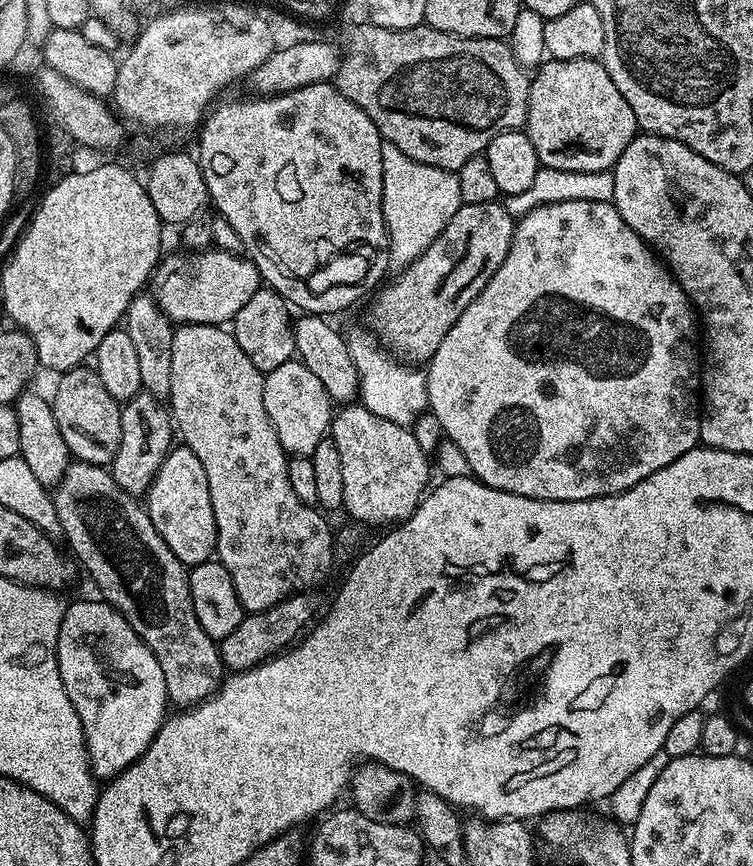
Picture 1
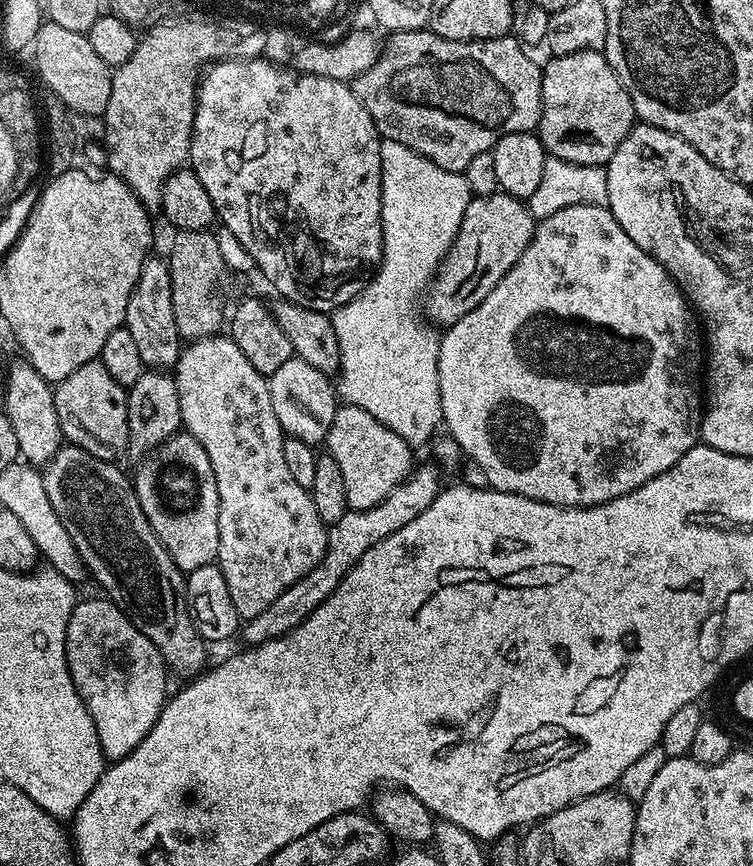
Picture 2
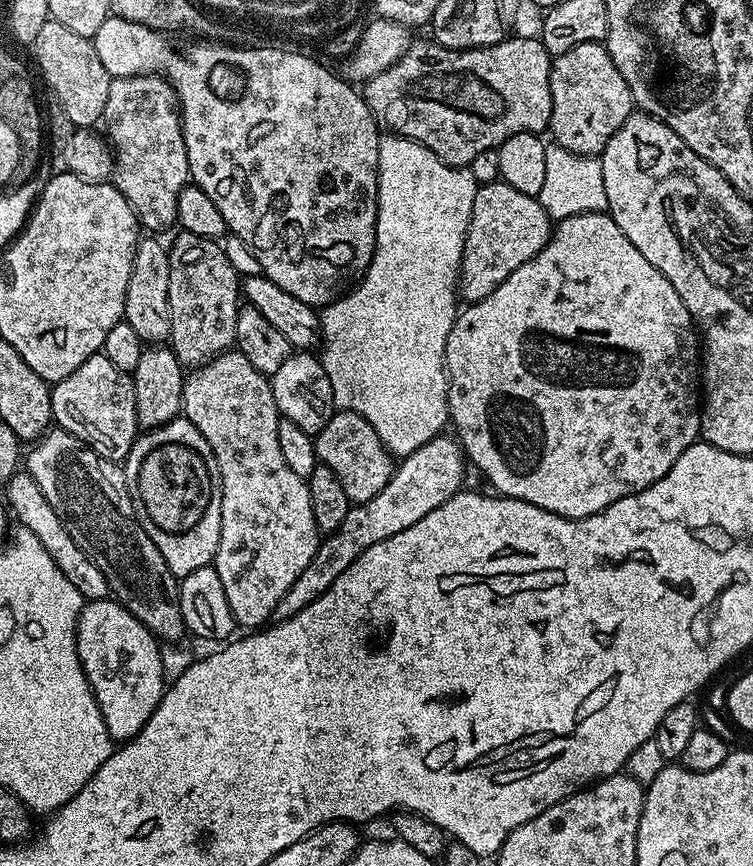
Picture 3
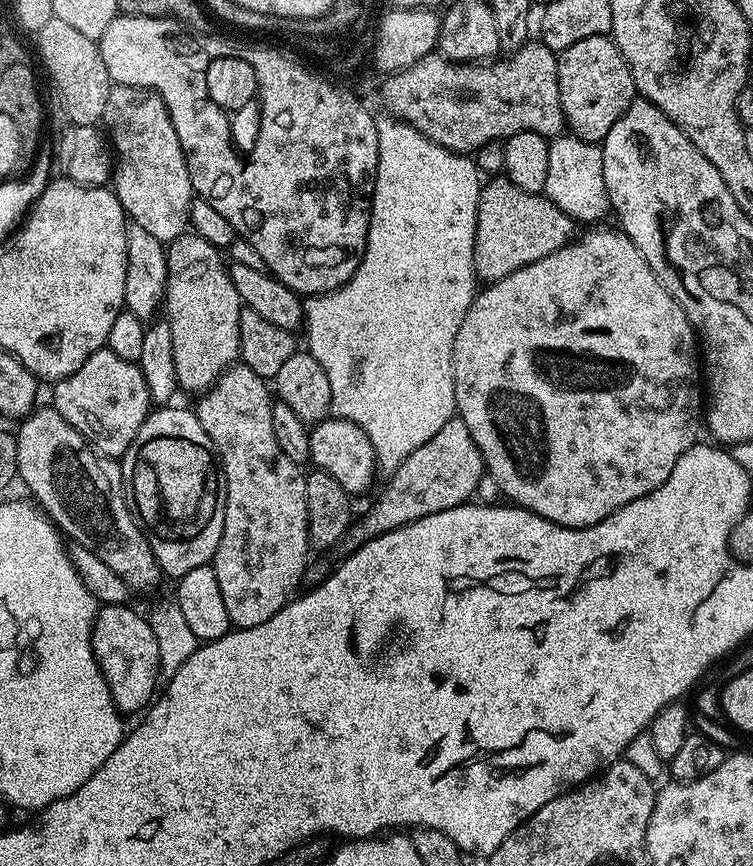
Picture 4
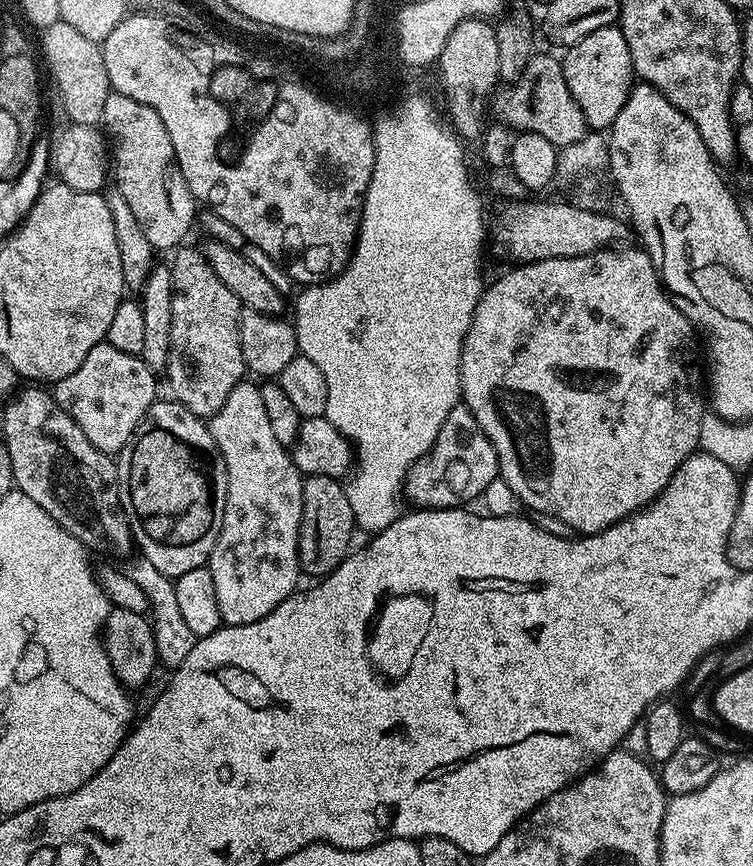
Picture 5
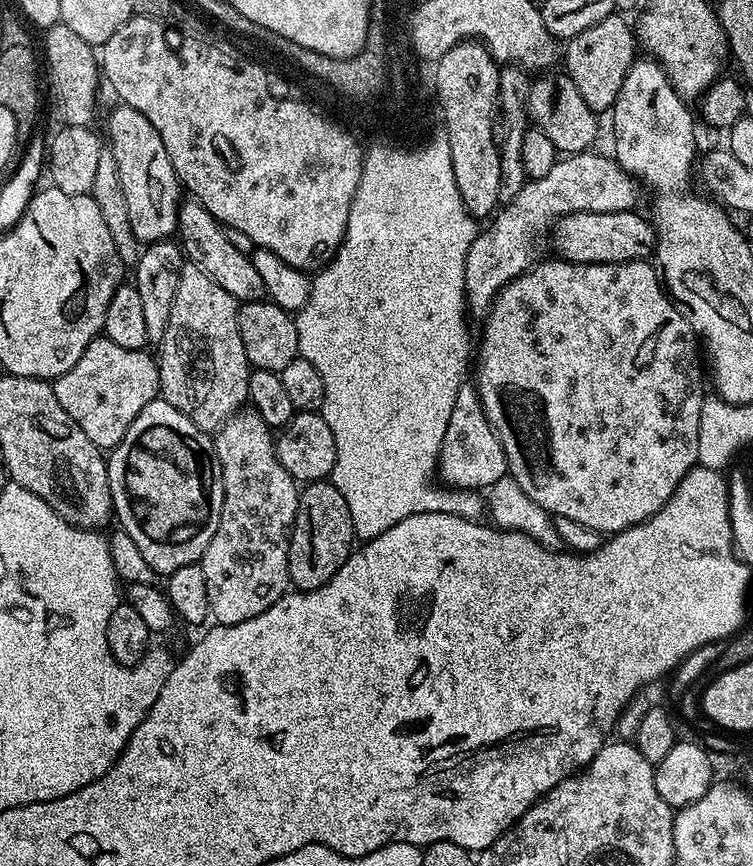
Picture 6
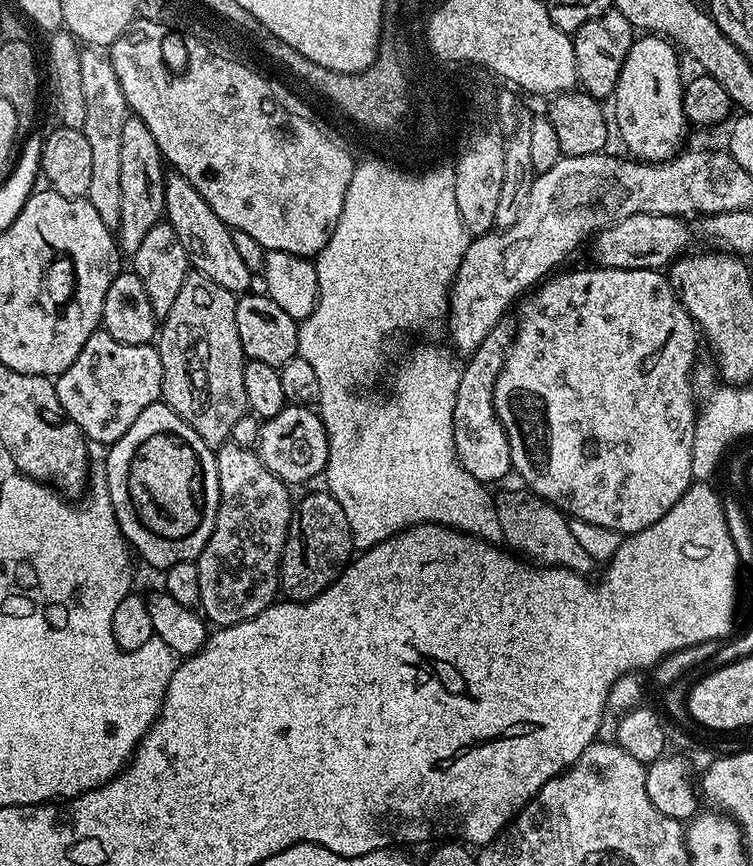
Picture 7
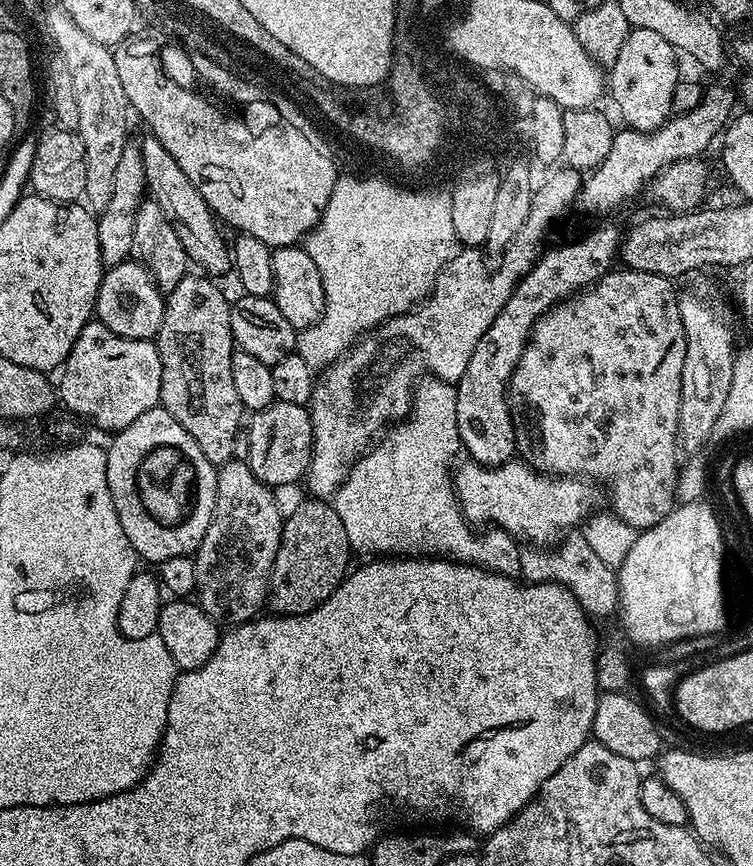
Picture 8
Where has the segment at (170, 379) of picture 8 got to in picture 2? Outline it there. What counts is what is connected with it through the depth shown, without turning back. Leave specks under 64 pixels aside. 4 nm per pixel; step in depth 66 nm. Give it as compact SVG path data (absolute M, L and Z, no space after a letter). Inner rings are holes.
M179 229L172 240L172 249L166 253L170 282L172 283L172 301L174 302L174 322L178 322L178 330L185 341L200 340L204 336L215 336L225 327L226 312L220 309L220 298L216 291L220 288L220 279L226 274L223 260L224 250L219 248L215 231Z

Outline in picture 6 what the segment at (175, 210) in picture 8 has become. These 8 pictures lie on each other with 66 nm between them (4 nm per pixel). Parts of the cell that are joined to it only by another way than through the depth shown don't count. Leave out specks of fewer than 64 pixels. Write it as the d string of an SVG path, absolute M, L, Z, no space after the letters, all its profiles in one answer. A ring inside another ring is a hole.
M188 198L180 205L180 222L178 225L178 240L182 251L191 263L197 264L226 294L230 294L237 302L263 300L266 296L263 278L255 270L254 262L249 253L236 249L226 238L224 225L216 220L195 198Z

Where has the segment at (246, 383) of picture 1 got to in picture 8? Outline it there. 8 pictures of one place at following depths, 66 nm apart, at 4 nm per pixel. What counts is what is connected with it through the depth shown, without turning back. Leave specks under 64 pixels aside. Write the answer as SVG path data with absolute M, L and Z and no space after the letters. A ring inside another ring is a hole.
M243 459L219 465L210 526L195 550L195 599L211 620L224 626L247 624L259 617L268 599L268 579L278 554L284 520L276 505L277 493L263 484Z

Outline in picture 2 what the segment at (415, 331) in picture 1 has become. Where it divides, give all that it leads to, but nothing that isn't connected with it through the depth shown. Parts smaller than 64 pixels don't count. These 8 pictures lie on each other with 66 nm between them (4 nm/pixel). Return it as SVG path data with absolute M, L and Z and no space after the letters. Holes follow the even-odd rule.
M497 190L488 196L473 196L472 201L466 206L462 226L458 230L450 250L444 256L443 264L437 270L432 283L428 285L426 293L427 319L433 325L447 326L458 322L458 318L470 314L470 310L477 308L482 302L482 298L486 298L486 294L490 294L490 290L494 290L494 286L498 286L498 282L512 269L514 262L518 262L518 258L522 258L522 250L526 250L536 225L537 221L533 219L527 203L510 194Z

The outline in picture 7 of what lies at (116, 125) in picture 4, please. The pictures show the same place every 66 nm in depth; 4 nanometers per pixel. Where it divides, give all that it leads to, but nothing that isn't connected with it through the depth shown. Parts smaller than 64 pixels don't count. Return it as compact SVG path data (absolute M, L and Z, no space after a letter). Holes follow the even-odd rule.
M130 118L122 126L122 163L119 181L122 186L122 214L118 229L118 247L121 253L131 254L138 250L142 238L164 216L164 178L166 164L154 142L154 134L146 130L146 122Z

